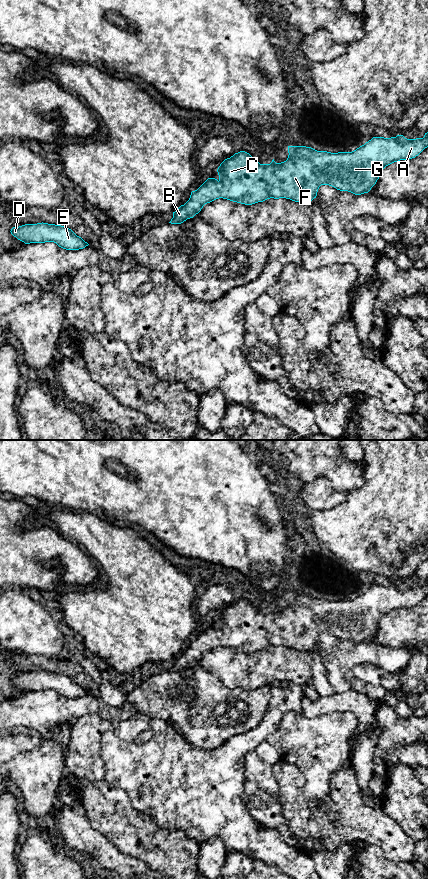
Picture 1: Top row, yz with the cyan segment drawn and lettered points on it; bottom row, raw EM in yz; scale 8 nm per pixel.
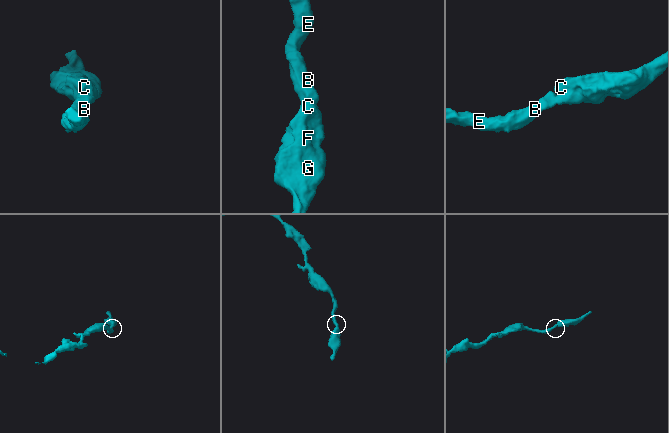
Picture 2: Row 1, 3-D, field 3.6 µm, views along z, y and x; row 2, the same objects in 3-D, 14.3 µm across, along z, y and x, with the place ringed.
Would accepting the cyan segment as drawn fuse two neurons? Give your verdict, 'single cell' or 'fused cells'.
single cell

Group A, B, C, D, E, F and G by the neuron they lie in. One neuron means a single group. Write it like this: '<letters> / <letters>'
A B C D E F G

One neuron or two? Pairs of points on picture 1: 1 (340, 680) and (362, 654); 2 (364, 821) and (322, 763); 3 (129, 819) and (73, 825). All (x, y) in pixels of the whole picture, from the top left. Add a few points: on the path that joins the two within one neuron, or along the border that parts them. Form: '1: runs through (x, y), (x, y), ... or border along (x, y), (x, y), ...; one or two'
1: runs through (340, 672), (340, 669), (354, 655); one
2: border along (352, 764), (332, 775), (325, 798); two
3: border along (82, 811), (89, 823), (106, 839); two

